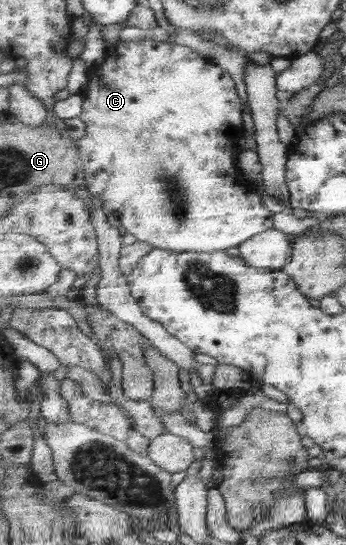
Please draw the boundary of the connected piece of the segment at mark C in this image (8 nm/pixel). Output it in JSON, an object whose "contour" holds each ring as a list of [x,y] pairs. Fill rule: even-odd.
{"contour":[[[144,40],[141,42],[120,42],[112,48],[108,59],[100,67],[93,67],[92,83],[85,97],[85,109],[81,119],[89,128],[89,133],[79,141],[79,150],[85,162],[87,187],[91,194],[102,198],[109,210],[118,211],[125,225],[124,230],[139,241],[150,243],[155,248],[178,253],[216,253],[226,252],[232,247],[240,248],[250,239],[266,234],[266,231],[277,227],[276,214],[266,208],[262,193],[252,188],[250,191],[232,189],[240,183],[242,169],[236,167],[236,153],[240,153],[238,143],[247,136],[249,122],[244,117],[244,103],[238,95],[234,77],[211,58],[206,58],[195,49],[175,42]]]}

